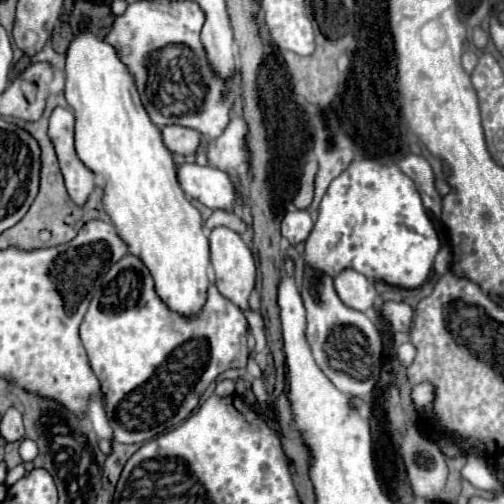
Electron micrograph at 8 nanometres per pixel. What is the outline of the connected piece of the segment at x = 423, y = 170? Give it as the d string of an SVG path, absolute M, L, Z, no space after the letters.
M409 154L409 156L405 156L401 162L399 162L399 166L401 166L401 170L417 184L417 190L419 190L419 194L421 194L421 198L423 198L423 204L425 204L425 208L435 216L435 218L439 218L441 216L441 196L439 196L439 192L437 192L437 188L435 188L435 176L433 176L433 170L431 170L431 166L429 166L429 162L423 158L423 156L413 156L413 154Z

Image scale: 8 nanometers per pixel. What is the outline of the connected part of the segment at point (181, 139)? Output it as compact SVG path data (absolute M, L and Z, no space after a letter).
M165 126L165 128L161 128L161 134L163 134L165 146L173 154L191 156L201 146L201 134L197 130L193 130L193 128L185 128L185 126Z

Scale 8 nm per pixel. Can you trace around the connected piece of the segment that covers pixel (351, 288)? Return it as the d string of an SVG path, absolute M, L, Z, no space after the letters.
M355 270L341 272L341 276L335 278L335 290L345 306L359 312L369 310L377 296L373 282Z

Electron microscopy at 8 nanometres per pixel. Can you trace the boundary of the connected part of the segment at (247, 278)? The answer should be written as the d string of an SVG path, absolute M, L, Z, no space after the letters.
M215 228L209 236L211 246L211 264L215 270L215 284L219 292L231 300L241 310L249 310L249 294L255 286L255 260L247 244L241 240L241 236L229 228Z

